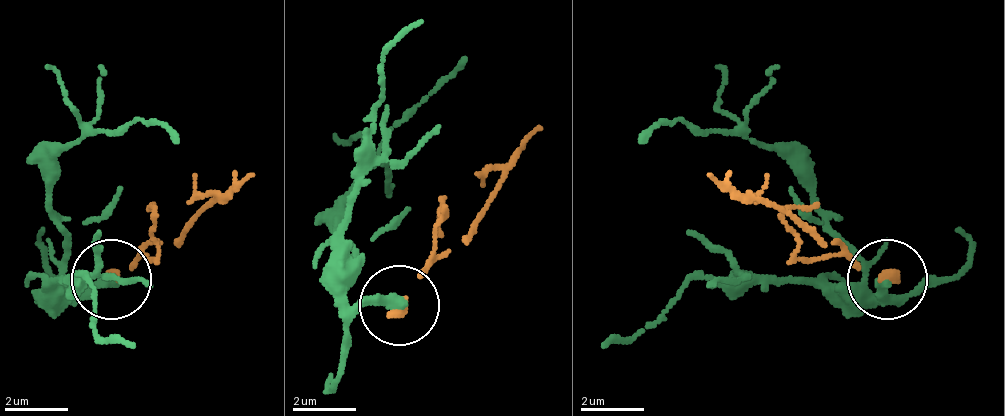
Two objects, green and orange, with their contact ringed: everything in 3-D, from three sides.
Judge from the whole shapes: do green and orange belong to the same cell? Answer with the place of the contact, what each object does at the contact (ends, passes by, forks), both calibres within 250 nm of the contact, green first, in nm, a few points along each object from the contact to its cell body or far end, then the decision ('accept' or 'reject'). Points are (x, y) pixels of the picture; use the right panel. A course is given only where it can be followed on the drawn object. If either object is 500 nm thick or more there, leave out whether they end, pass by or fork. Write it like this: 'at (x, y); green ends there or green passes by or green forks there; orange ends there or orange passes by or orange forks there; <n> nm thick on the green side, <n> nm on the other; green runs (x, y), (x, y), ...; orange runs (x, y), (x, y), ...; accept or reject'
at (887, 279); green ends there; orange ends there; 320 nm thick on the green side, 320 nm on the other; green runs (885, 277), (877, 293), (845, 237), (789, 165), (733, 133), (653, 125), (637, 141); orange runs (885, 277), (709, 173); reject

